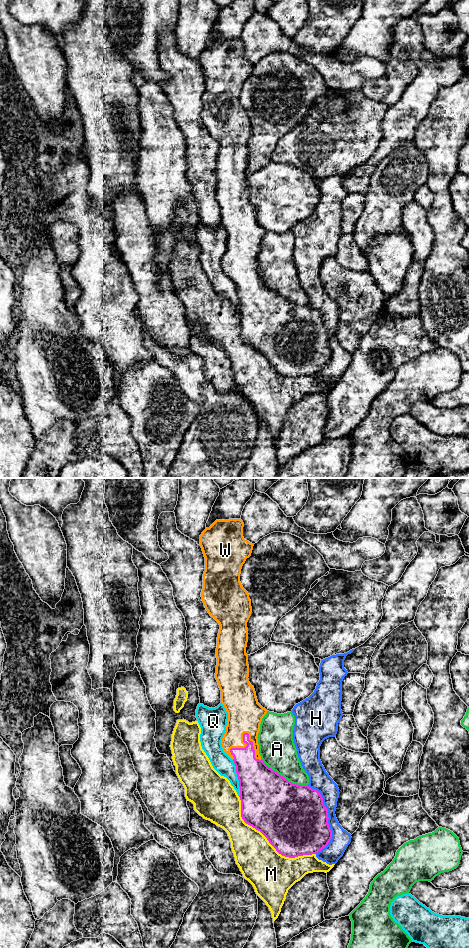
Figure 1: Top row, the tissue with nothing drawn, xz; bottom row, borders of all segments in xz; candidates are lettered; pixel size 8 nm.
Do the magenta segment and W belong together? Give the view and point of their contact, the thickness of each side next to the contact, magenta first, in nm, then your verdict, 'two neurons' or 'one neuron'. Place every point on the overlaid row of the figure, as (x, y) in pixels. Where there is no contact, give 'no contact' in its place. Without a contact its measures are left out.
contact xz (246, 733); calibres 180 and 280 nm; one neuron

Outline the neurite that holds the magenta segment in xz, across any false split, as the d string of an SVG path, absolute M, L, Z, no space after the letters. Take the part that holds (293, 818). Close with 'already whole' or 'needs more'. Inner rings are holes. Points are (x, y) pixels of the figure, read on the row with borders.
M241 519L216 520L200 535L200 546L205 557L201 597L210 616L220 625L215 678L221 690L221 703L228 713L221 744L236 766L244 822L260 831L282 856L295 858L312 855L325 848L332 838L328 810L320 792L308 785L291 783L269 768L259 754L257 737L267 710L258 703L255 689L248 679L247 622L252 607L249 594L240 582L240 574L254 544L244 539L243 527Z | needs more

